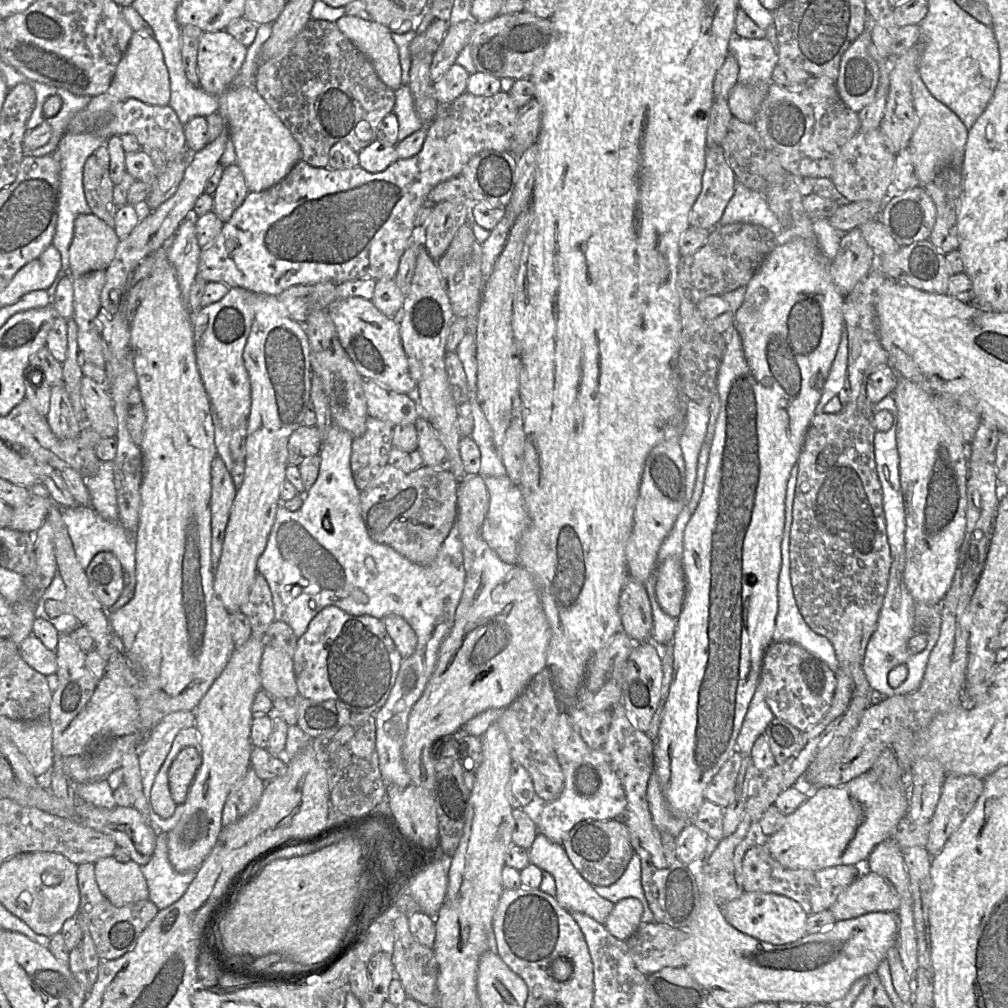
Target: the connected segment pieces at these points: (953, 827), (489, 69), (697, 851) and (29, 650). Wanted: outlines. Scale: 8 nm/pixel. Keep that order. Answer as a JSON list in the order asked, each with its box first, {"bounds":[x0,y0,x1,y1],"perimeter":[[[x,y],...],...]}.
[{"bounds":[925,774,984,857],"perimeter":[[[947,774],[931,818],[925,845],[935,857],[974,808],[984,789],[984,779],[972,775]]]},{"bounds":[468,12,552,79],"perimeter":[[[529,12],[498,15],[490,21],[475,23],[468,45],[477,72],[499,79],[526,79],[542,58],[552,35],[552,22]]]},{"bounds":[675,823,708,864],"perimeter":[[[688,823],[675,838],[676,856],[684,864],[704,860],[708,855],[708,837],[693,823]]]},{"bounds":[19,635,57,676],"perimeter":[[[34,635],[26,637],[19,645],[21,658],[39,673],[48,676],[57,671],[55,651],[47,649]]]}]

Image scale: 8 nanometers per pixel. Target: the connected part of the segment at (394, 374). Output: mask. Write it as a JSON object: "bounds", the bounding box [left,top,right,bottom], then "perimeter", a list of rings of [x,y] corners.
{"bounds":[327,297,417,394],"perimeter":[[[361,297],[335,299],[327,311],[341,346],[364,379],[374,380],[402,394],[407,394],[417,386],[417,382],[411,377],[396,318],[385,316],[370,300]]]}

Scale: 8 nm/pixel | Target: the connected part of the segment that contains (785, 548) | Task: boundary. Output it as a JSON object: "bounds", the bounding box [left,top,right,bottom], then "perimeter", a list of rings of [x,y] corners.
{"bounds":[772,464,839,673],"perimeter":[[[798,464],[791,469],[787,481],[785,496],[785,518],[783,536],[781,541],[781,567],[778,578],[778,610],[775,619],[775,628],[772,636],[772,642],[792,642],[798,644],[808,652],[824,661],[830,669],[836,673],[839,667],[838,659],[831,642],[825,637],[814,632],[805,622],[797,606],[791,583],[790,575],[790,531],[792,525],[792,512],[796,487],[796,478],[798,474]]]}

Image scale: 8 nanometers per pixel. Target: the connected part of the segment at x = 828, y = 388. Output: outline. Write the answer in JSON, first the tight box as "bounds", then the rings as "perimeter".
{"bounds":[815,325,848,414],"perimeter":[[[844,325],[836,356],[831,365],[829,375],[824,383],[820,400],[815,408],[815,414],[824,413],[824,406],[834,396],[837,396],[847,378],[848,337]]]}

